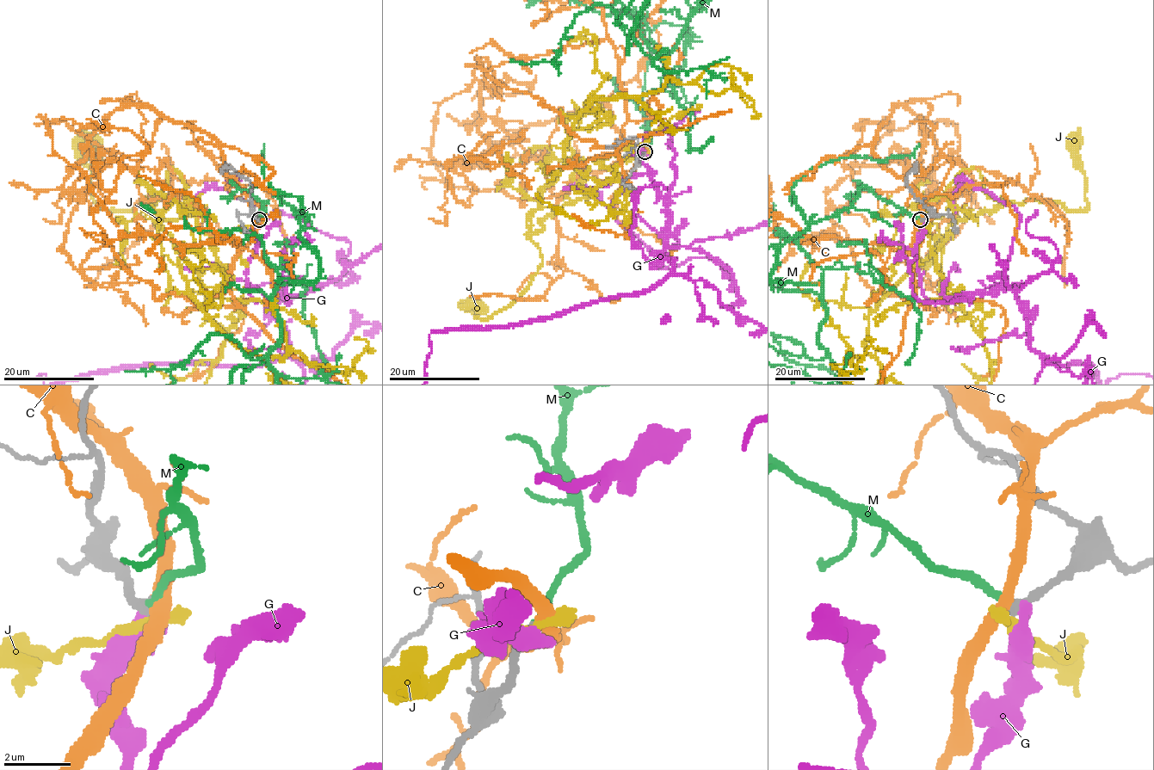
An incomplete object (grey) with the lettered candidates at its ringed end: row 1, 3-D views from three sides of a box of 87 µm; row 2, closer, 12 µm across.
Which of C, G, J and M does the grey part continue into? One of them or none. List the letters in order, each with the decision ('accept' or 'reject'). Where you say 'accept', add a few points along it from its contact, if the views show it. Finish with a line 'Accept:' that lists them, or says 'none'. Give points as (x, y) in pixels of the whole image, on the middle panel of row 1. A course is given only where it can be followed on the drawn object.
C: reject
G: reject
J: reject
M: accept
Accept: M

